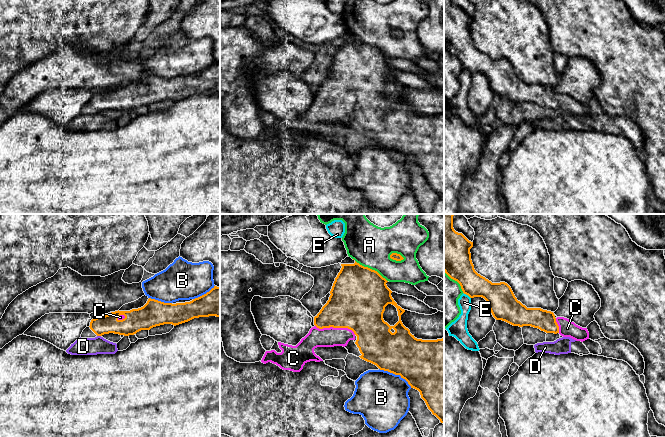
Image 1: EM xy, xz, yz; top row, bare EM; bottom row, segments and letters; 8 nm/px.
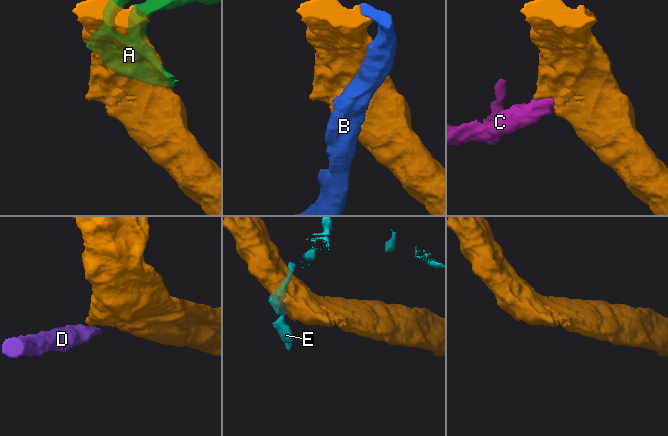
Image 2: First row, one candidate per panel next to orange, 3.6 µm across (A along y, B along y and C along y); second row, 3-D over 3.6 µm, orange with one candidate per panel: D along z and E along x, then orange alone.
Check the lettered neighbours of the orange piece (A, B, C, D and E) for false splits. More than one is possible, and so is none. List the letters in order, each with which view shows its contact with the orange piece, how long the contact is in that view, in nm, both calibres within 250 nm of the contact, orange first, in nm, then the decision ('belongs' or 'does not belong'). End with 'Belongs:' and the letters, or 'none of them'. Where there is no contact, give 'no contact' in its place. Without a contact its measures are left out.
A: xz | 340 nm | 460/340 nm | does not belong
B: xz | 300 nm | 400/420 nm | does not belong
C: xz | 340 nm | 420/160 nm | belongs
D: xy | 30 nm | 150/140 nm | does not belong
E: yz | 80 nm | 220/110 nm | does not belong
Belongs: C

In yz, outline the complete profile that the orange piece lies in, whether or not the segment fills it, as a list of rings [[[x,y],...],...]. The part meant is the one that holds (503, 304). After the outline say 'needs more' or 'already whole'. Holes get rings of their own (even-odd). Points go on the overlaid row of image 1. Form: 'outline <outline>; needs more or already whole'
outline [[[444,214],[444,272],[457,281],[470,298],[484,298],[496,320],[513,326],[531,326],[546,333],[559,333],[576,341],[589,339],[587,328],[576,325],[564,317],[555,317],[551,311],[527,308],[515,297],[505,283],[492,283],[478,274],[471,260],[473,242],[453,228],[453,214]]]; needs more

